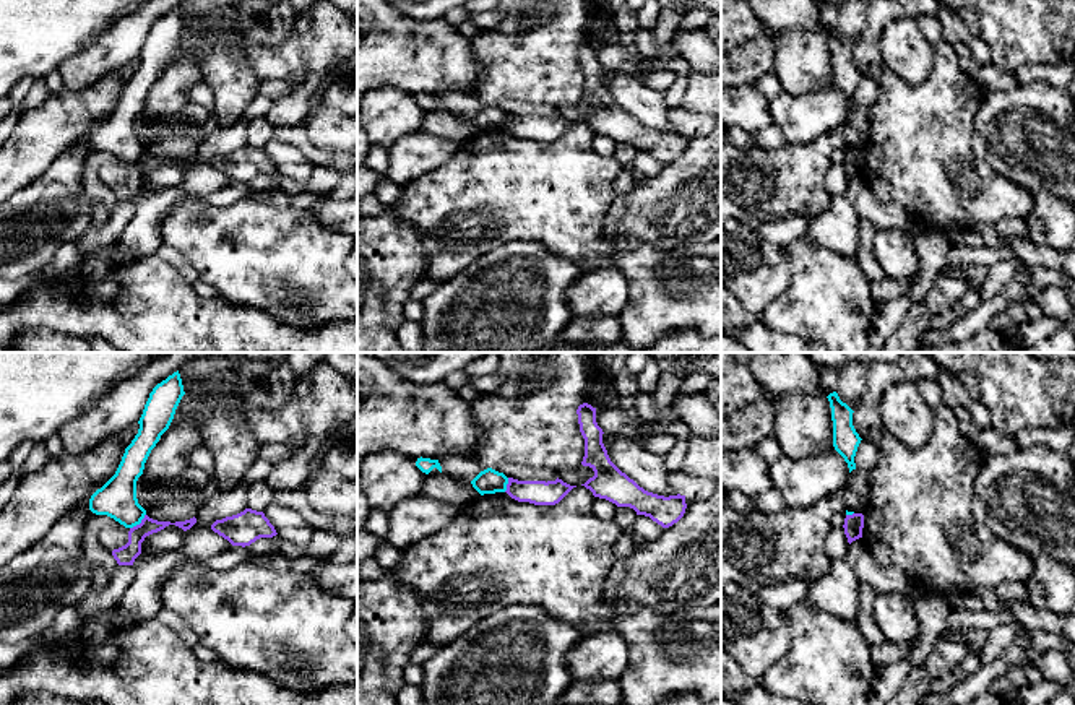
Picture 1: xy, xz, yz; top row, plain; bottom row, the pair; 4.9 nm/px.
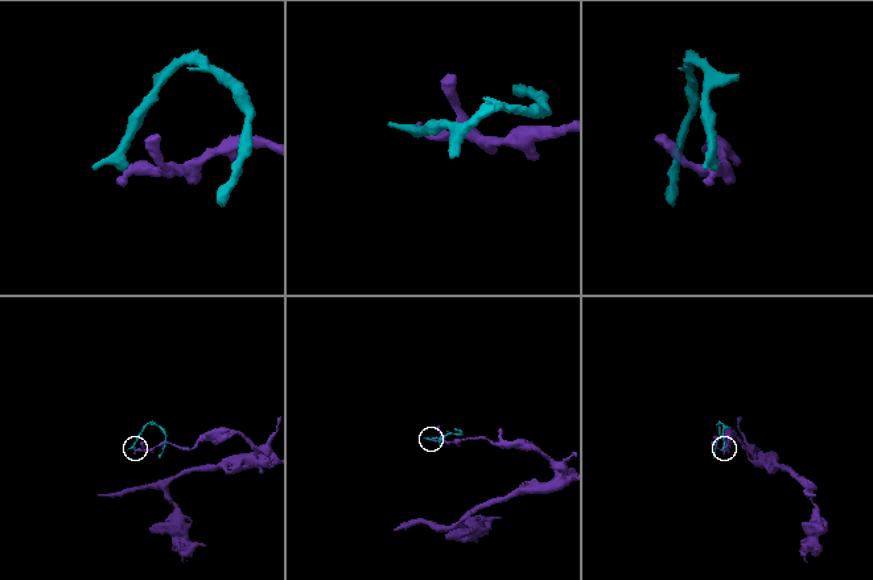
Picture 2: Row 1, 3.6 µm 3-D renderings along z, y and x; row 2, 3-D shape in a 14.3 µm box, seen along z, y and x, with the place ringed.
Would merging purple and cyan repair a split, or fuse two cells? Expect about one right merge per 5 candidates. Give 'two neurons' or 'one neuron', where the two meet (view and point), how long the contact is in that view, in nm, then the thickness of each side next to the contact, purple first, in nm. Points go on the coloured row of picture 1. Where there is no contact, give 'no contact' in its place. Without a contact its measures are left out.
two neurons | xy (140, 523) | 110 nm | 100/190 nm

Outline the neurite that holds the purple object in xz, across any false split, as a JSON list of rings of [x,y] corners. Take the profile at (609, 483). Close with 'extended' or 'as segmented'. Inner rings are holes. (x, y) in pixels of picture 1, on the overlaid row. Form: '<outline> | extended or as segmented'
[[[583,403],[578,406],[576,414],[585,439],[581,465],[594,471],[594,476],[581,486],[589,489],[594,497],[606,499],[617,507],[630,507],[637,515],[650,517],[663,528],[677,523],[687,508],[685,495],[664,497],[640,487],[611,461],[602,443],[604,432],[596,422],[596,408]]] | as segmented

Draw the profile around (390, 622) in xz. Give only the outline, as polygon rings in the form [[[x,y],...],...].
[[[388,572],[378,580],[357,578],[357,705],[398,705],[398,694],[406,686],[403,669],[411,663],[412,651],[424,643],[427,627],[421,598]]]

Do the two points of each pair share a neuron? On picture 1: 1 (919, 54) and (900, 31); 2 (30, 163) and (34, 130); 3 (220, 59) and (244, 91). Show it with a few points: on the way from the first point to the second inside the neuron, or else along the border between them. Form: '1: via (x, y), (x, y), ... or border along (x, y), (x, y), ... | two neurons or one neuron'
1: via (916, 47), (906, 38) | one neuron
2: via (30, 155), (34, 138) | one neuron
3: via (223, 67), (236, 83) | one neuron

